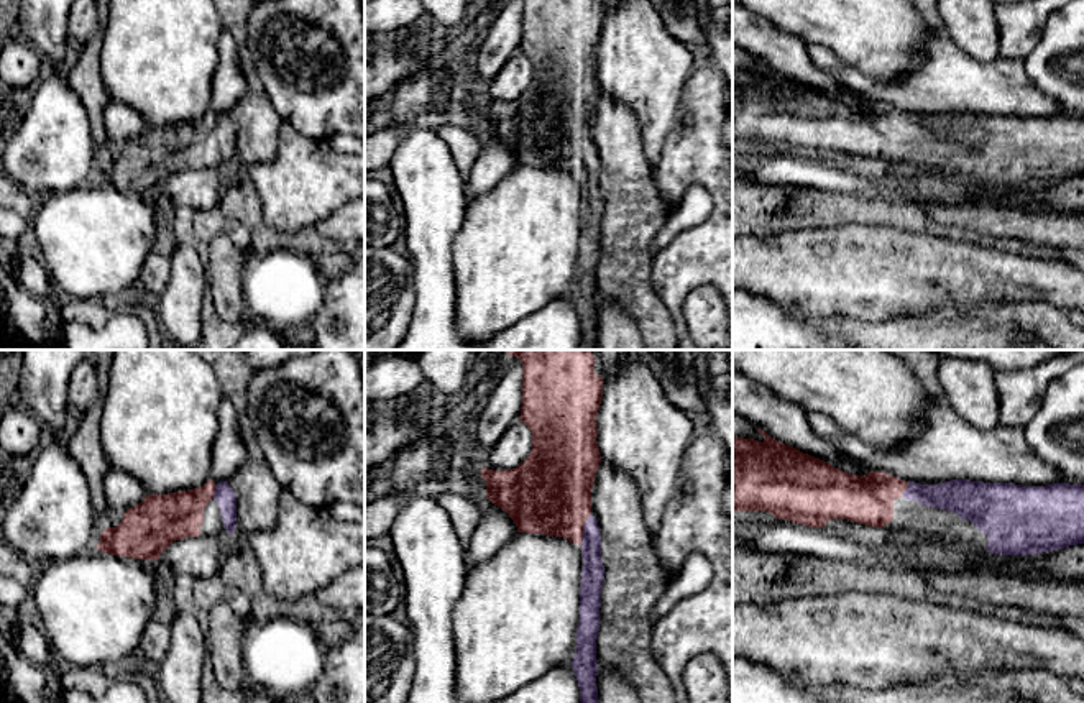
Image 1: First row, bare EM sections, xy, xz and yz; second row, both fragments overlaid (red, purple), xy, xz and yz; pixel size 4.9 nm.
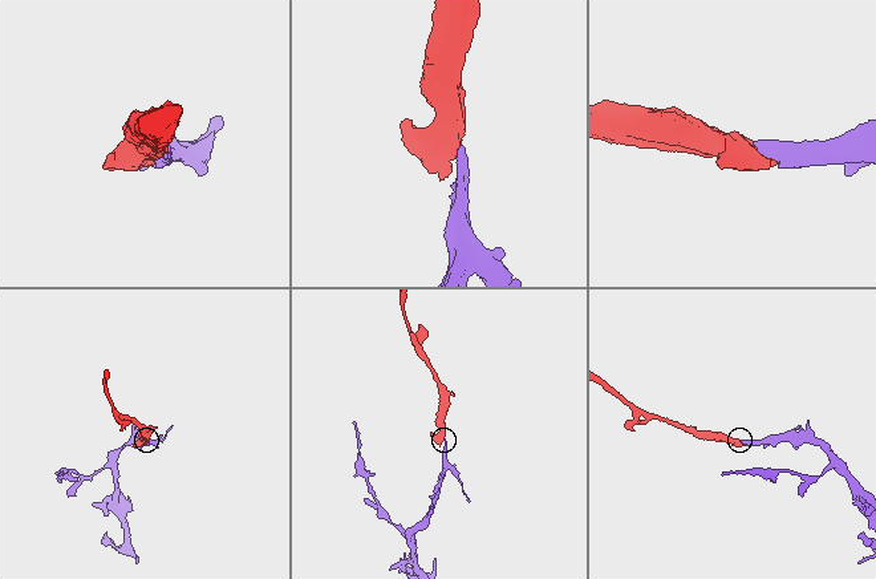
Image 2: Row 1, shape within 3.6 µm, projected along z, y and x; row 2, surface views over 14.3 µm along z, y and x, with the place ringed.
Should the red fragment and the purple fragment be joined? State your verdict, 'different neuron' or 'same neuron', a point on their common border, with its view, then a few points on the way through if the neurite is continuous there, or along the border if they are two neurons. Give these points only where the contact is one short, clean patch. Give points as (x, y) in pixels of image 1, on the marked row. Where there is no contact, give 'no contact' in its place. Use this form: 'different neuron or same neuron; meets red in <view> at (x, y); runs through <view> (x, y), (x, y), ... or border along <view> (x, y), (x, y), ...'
same neuron; meets red in xz at (582, 529); runs through xz (549, 493), (582, 529), (592, 546), (592, 570)

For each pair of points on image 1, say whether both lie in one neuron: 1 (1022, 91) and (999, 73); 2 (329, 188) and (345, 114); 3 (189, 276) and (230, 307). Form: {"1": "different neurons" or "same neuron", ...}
{"1": "same neuron", "2": "different neurons", "3": "different neurons"}

